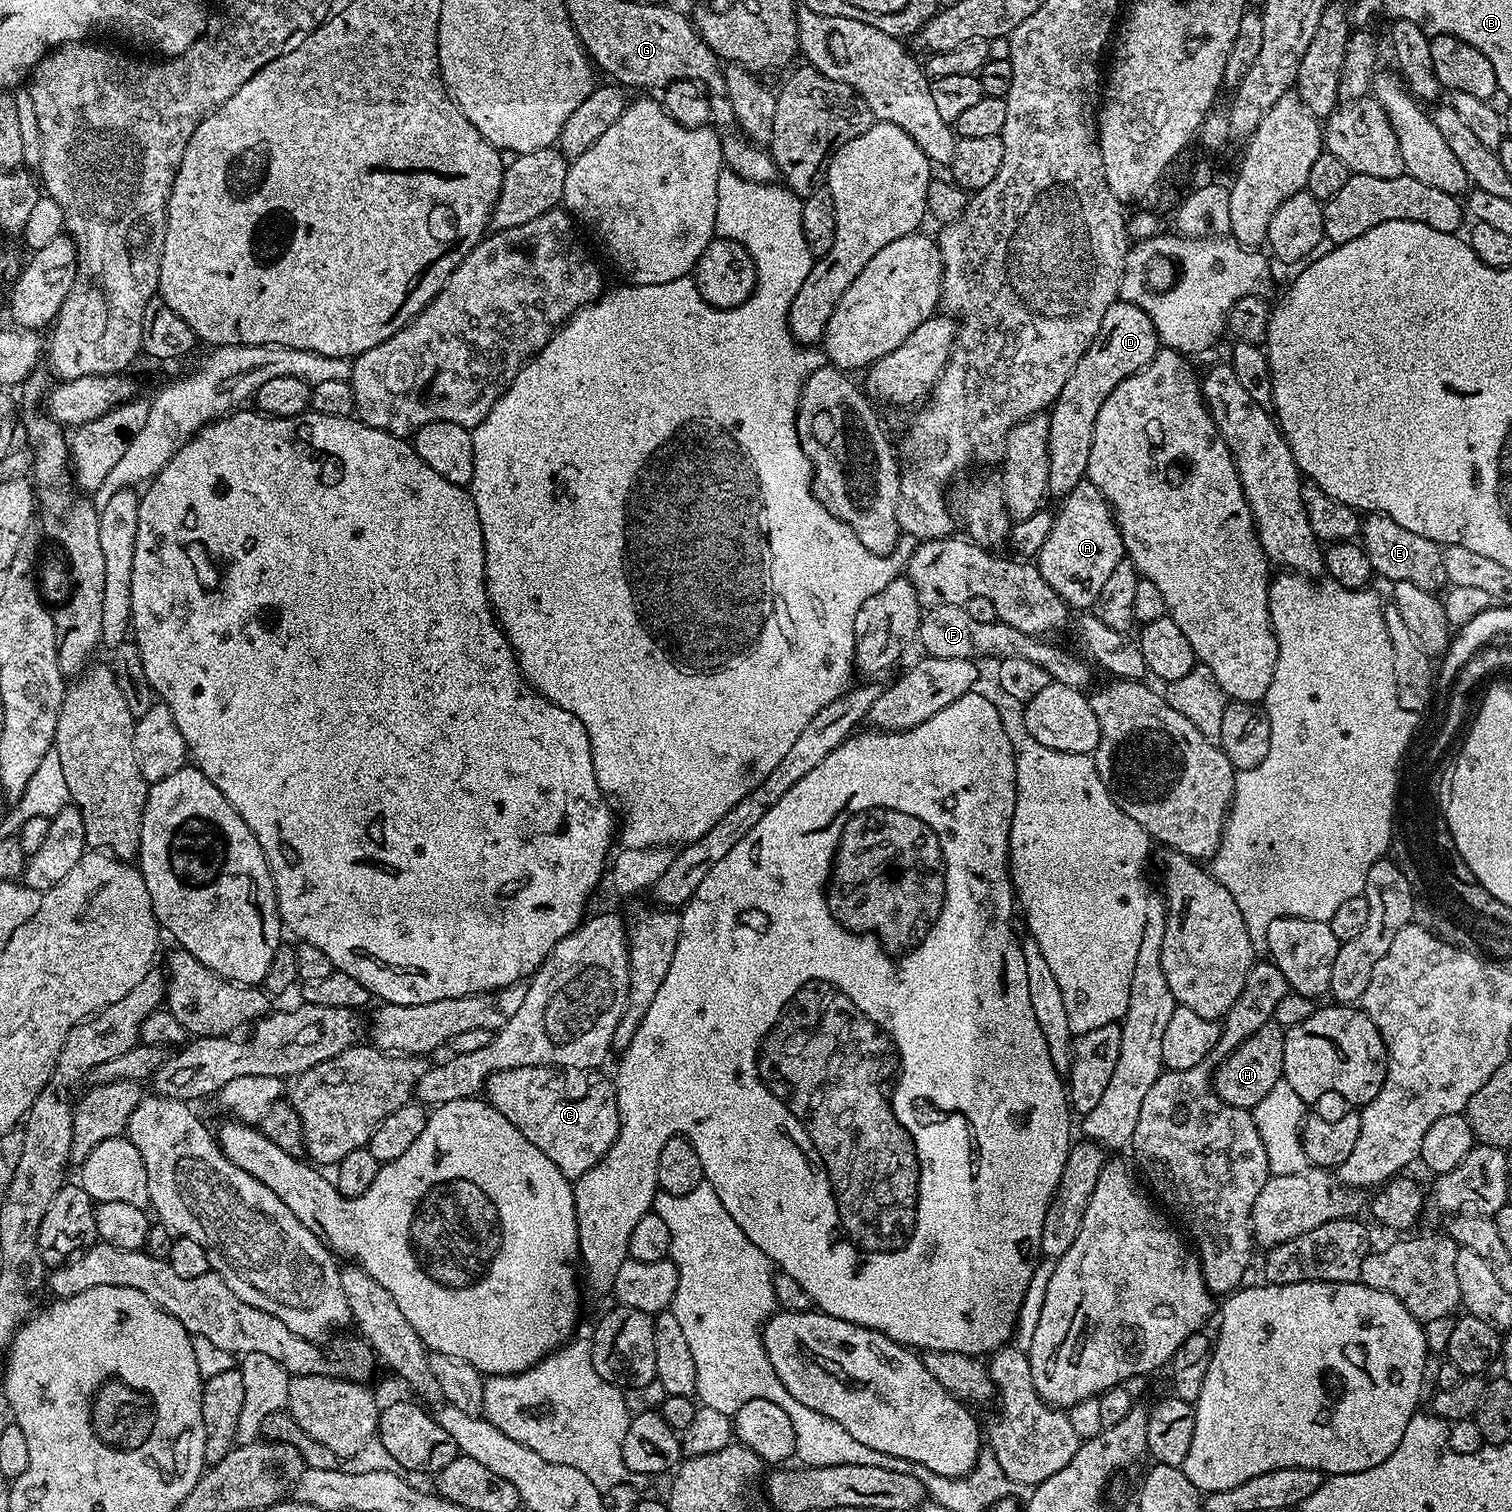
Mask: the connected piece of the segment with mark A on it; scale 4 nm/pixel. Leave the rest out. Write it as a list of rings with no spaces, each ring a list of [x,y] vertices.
[[[1087,478],[1080,480],[1078,486],[1074,486],[1074,490],[1070,490],[1070,494],[1066,494],[1060,501],[1060,513],[1055,513],[1052,521],[1052,529],[1050,530],[1050,538],[1046,538],[1046,542],[1042,542],[1042,550],[1034,558],[1036,569],[1042,574],[1042,578],[1046,578],[1046,582],[1054,589],[1054,594],[1058,594],[1058,598],[1062,598],[1068,604],[1069,609],[1084,608],[1080,610],[1088,610],[1095,605],[1099,592],[1102,590],[1102,585],[1110,578],[1114,566],[1118,566],[1118,562],[1125,559],[1124,543],[1122,542],[1122,534],[1119,526],[1116,525],[1116,518],[1112,514],[1112,507],[1106,502],[1106,498],[1102,494],[1102,490],[1098,490],[1098,486],[1091,484]]]

